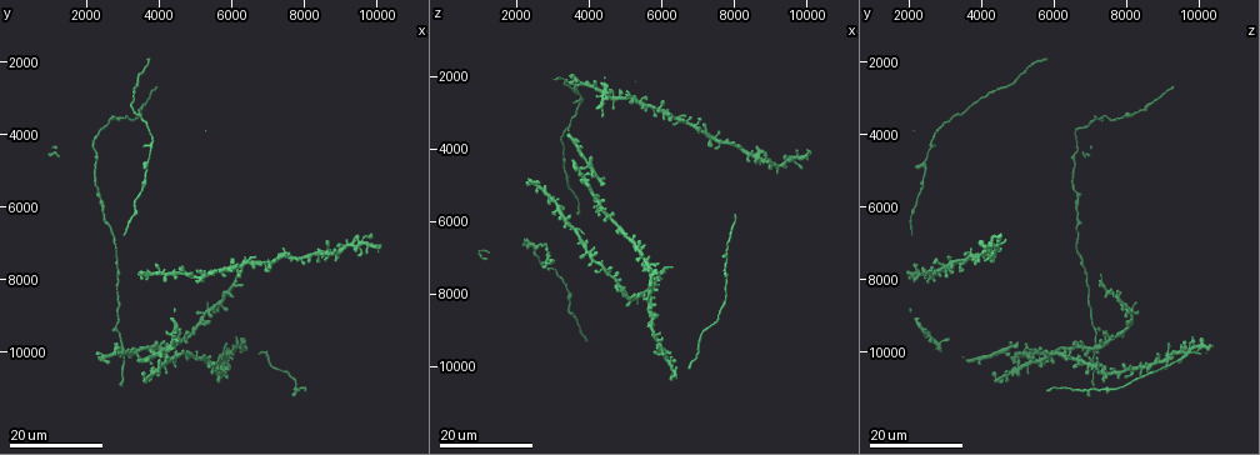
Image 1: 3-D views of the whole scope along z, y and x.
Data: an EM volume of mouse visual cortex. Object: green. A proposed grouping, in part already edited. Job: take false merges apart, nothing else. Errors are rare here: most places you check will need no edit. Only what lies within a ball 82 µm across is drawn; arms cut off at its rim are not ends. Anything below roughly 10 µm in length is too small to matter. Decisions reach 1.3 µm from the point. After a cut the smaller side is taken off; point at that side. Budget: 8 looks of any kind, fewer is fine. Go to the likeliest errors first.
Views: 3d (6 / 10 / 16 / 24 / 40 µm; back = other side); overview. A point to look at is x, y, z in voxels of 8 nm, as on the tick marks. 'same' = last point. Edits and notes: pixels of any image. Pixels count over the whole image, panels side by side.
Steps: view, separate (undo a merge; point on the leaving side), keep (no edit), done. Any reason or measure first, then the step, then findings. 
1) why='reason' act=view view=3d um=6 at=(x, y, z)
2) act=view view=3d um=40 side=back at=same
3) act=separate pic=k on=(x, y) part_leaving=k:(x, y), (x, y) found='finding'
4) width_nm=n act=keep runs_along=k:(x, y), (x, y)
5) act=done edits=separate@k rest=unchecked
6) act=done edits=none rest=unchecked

why='three-way junction' act=view view=3d um=16 at=(2700, 3500, 7100)

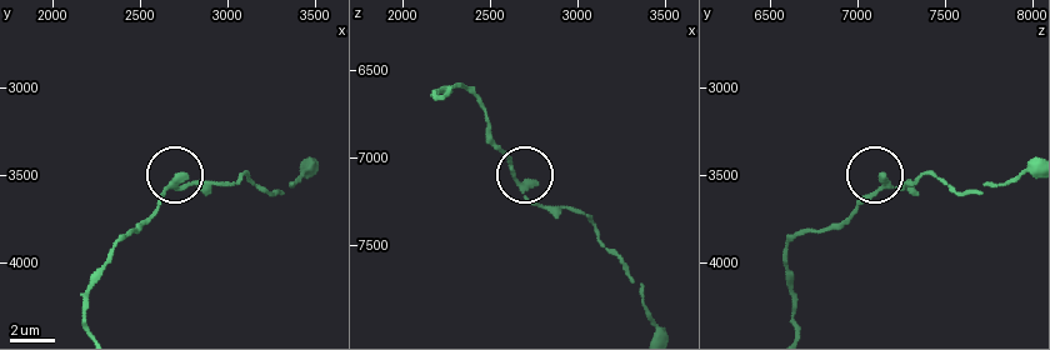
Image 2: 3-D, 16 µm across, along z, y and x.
act=view view=3d um=6 at=(2660, 3580, 7160)

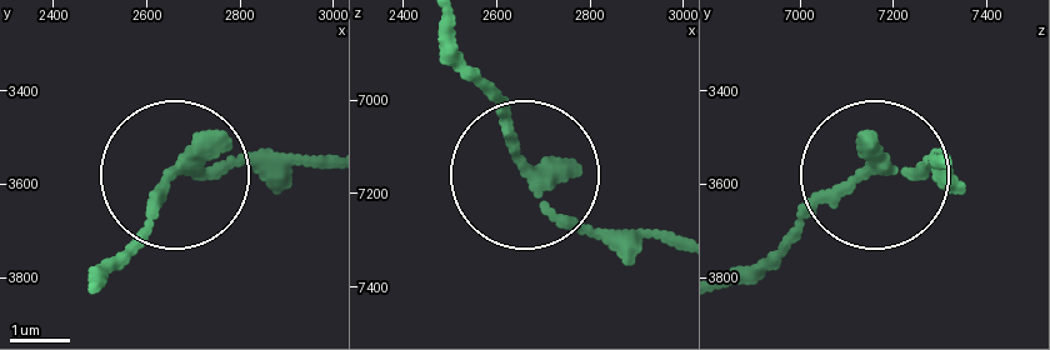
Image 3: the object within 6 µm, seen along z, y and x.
act=view view=3d um=6 side=back at=(2665, 3575, 7150)

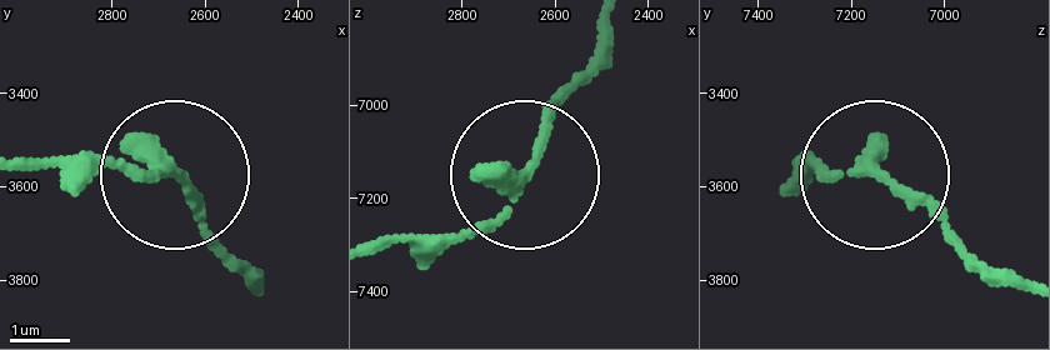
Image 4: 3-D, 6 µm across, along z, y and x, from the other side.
act=keep runs_along=4:(1024, 289), (874, 174), (790, 179) found='continuous, no second neuron'

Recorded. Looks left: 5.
why='looks like a crossing' act=view view=3d um=24 at=(4300, 10200, 5700)

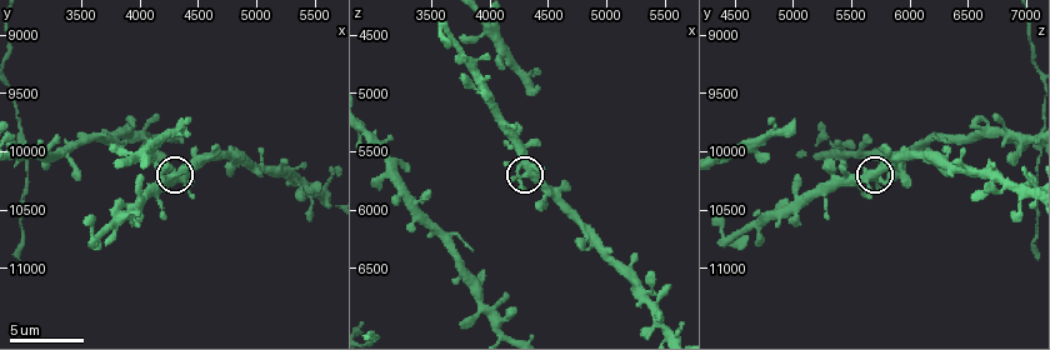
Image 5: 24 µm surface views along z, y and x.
why='zoom in' act=view view=3d um=10 at=(4320, 10200, 5680)

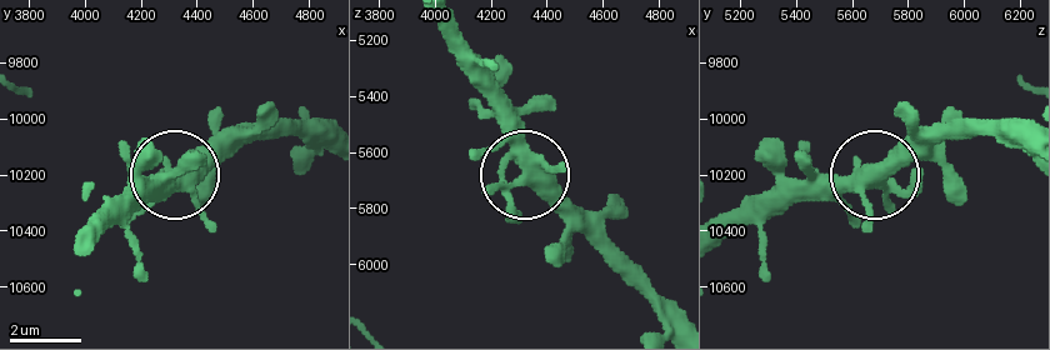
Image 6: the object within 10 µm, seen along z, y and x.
width_nm=440 act=keep found='continuous, no second neuron'

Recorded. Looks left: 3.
act=view view=3d um=16 at=(4100, 7900, 2300)

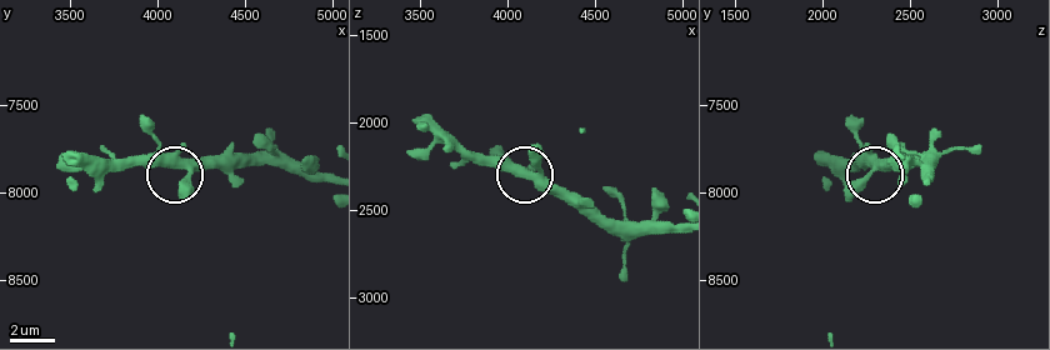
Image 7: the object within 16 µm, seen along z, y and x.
act=view view=3d um=10 at=(4160, 7840, 2340)

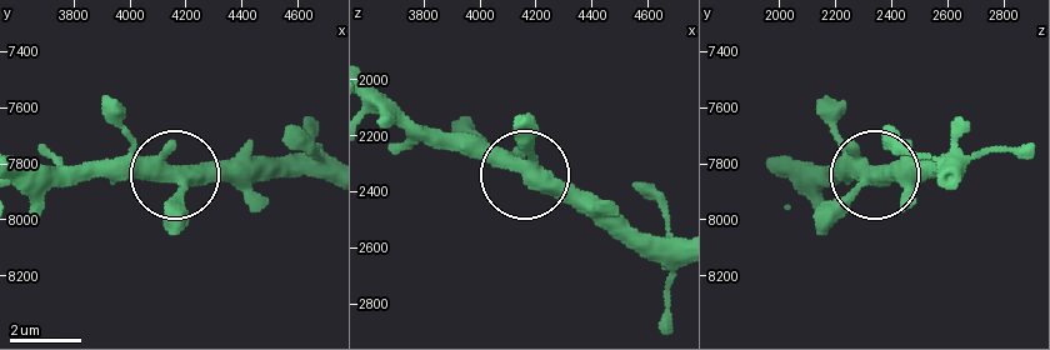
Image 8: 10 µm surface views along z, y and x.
why='other side' act=view view=3d um=10 side=back at=(4160, 7840, 2330)

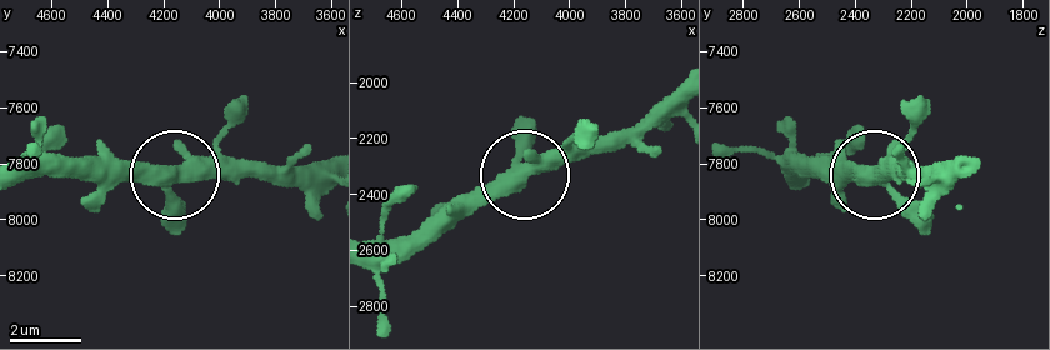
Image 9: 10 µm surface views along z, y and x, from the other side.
width_nm=400 act=keep found='all the same neuron'

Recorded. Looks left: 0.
act=done edits=none rest=unchecked

